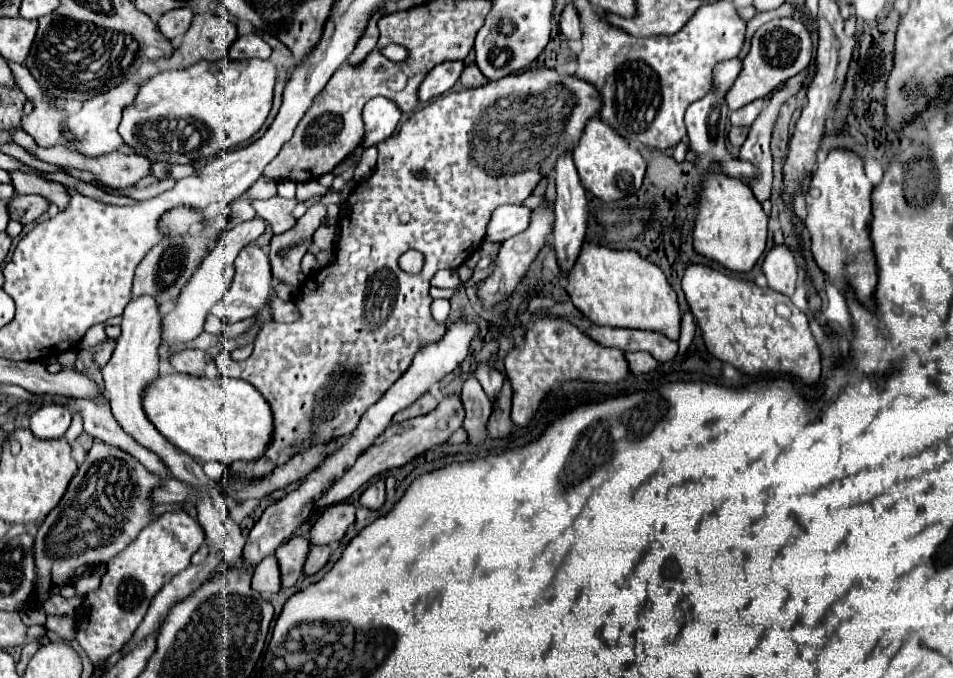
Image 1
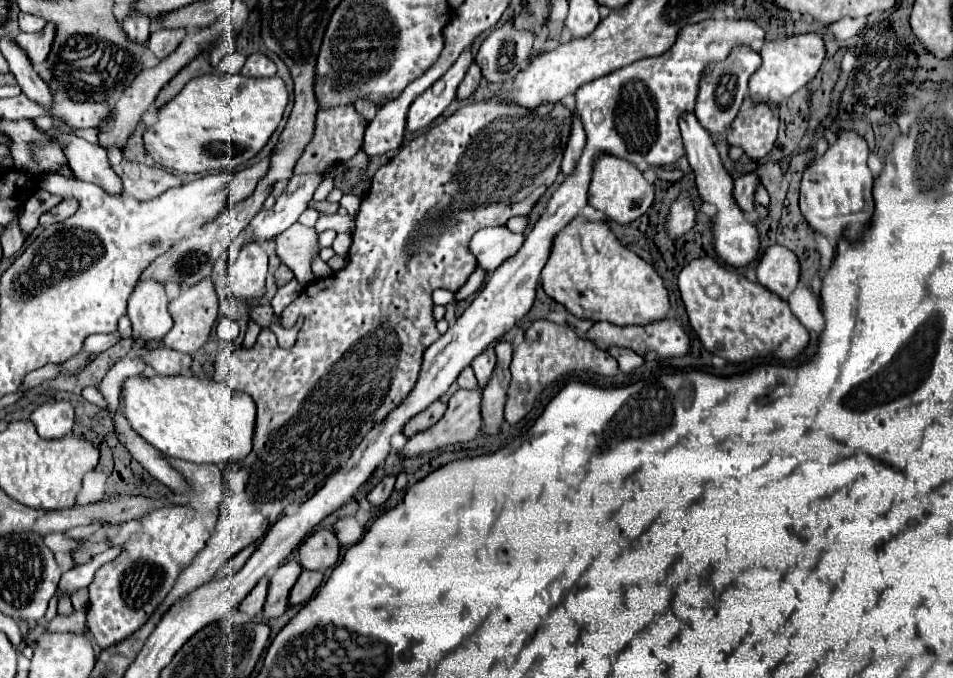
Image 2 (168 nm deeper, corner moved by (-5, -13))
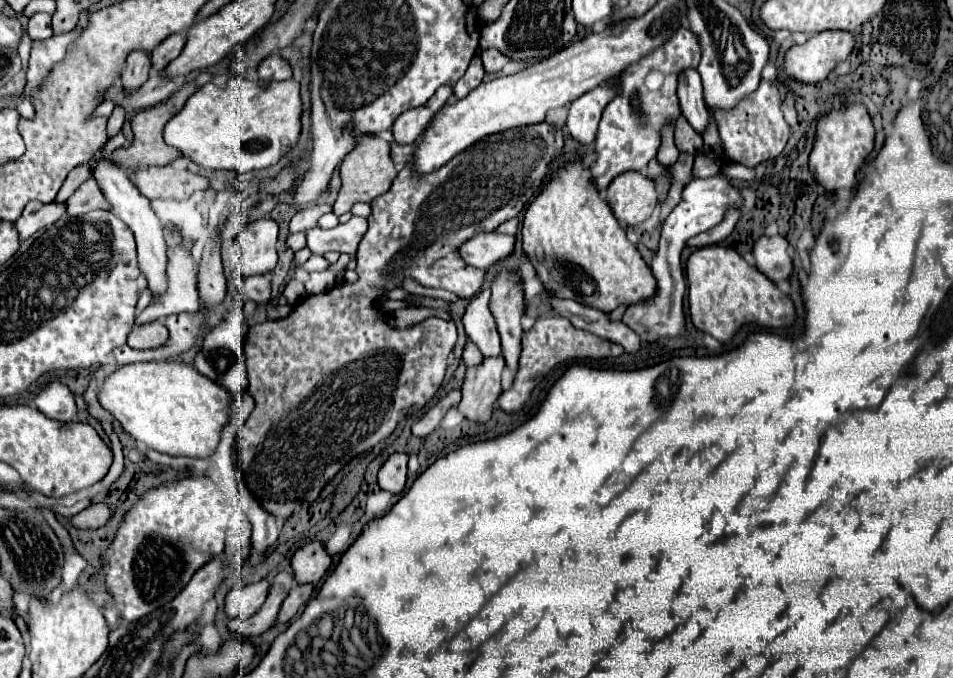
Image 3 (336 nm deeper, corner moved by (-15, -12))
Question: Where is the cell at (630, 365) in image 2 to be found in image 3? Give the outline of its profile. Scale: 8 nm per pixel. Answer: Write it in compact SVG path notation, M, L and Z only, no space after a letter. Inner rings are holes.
M550 297L550 305L558 315L564 315L566 319L570 319L574 327L590 331L602 339L614 341L622 345L626 353L634 353L640 347L640 337L636 337L632 329L628 329L622 321L612 321L610 315L600 309L586 307L578 301L558 299L558 297Z

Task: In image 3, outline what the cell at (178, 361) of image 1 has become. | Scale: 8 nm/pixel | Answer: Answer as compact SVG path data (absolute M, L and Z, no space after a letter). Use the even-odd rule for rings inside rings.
M152 321L150 325L134 325L128 333L128 345L132 349L152 349L164 345L168 339L168 329L162 321Z

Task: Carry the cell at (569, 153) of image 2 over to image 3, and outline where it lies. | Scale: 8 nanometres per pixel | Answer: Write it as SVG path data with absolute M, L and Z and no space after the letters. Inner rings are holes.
M614 77L608 83L602 83L600 87L584 93L582 97L578 97L572 103L572 107L568 111L568 119L566 119L566 129L582 147L596 139L600 115L608 103L608 99L616 97L618 91L620 91L618 77Z

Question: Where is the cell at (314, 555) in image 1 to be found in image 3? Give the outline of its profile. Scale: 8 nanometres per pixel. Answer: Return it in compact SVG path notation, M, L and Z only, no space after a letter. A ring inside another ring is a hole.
M294 585L294 587L290 589L288 597L284 599L282 607L280 607L276 625L280 625L280 623L288 623L292 617L296 617L298 611L308 603L310 595L312 595L312 585Z

